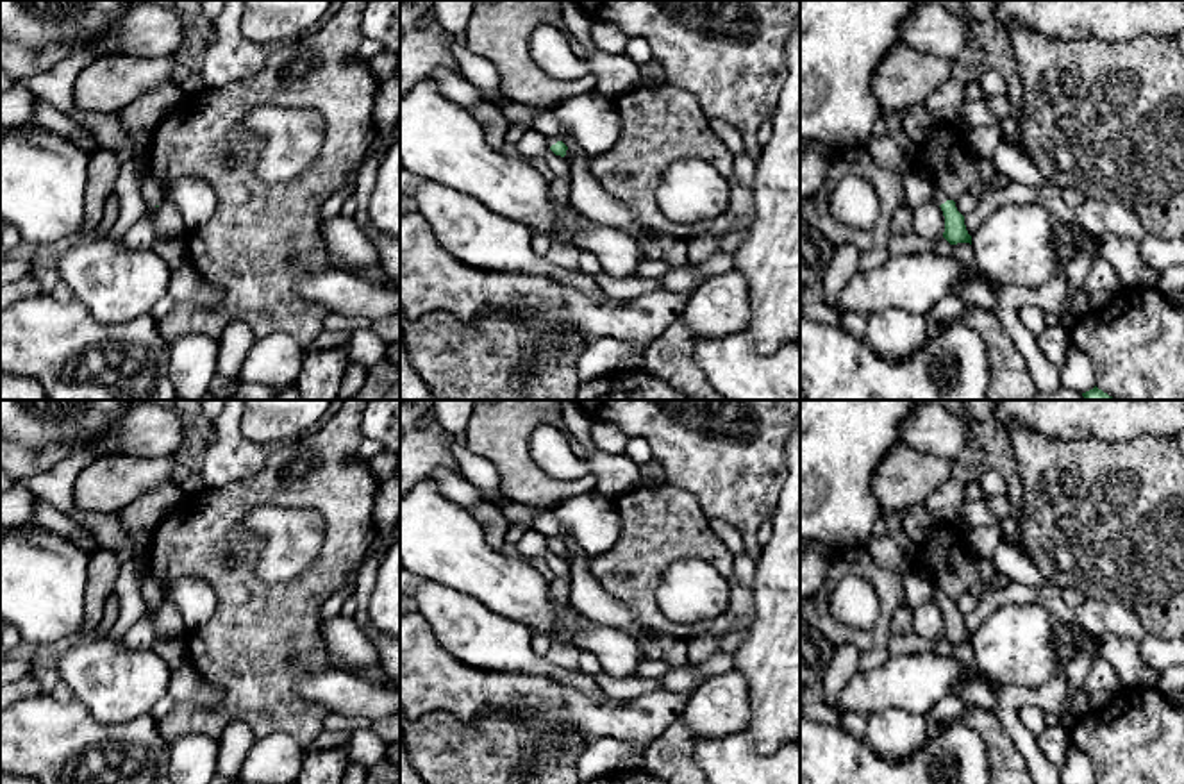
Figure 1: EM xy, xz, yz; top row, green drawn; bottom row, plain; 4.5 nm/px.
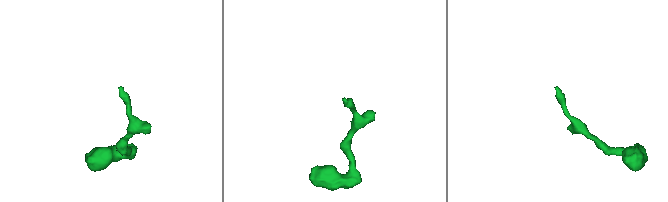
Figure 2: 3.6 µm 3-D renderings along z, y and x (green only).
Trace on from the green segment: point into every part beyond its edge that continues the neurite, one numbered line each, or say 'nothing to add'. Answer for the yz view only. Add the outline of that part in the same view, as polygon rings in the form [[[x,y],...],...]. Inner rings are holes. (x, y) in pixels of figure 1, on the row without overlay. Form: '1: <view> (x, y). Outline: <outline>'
1: yz (940, 595). Outline: [[[923,563],[916,564],[918,571],[927,577],[932,584],[932,591],[934,591],[934,600],[941,605],[948,600],[945,589],[939,586],[936,575],[930,571],[930,568]]]

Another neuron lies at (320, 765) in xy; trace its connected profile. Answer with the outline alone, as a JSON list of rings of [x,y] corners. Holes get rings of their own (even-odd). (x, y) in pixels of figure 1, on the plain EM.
[[[346,746],[307,748],[295,784],[341,784],[348,768]]]

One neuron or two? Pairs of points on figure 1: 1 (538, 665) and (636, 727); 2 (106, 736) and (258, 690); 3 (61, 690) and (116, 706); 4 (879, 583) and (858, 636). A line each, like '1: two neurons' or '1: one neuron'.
1: two neurons
2: two neurons
3: two neurons
4: one neuron

